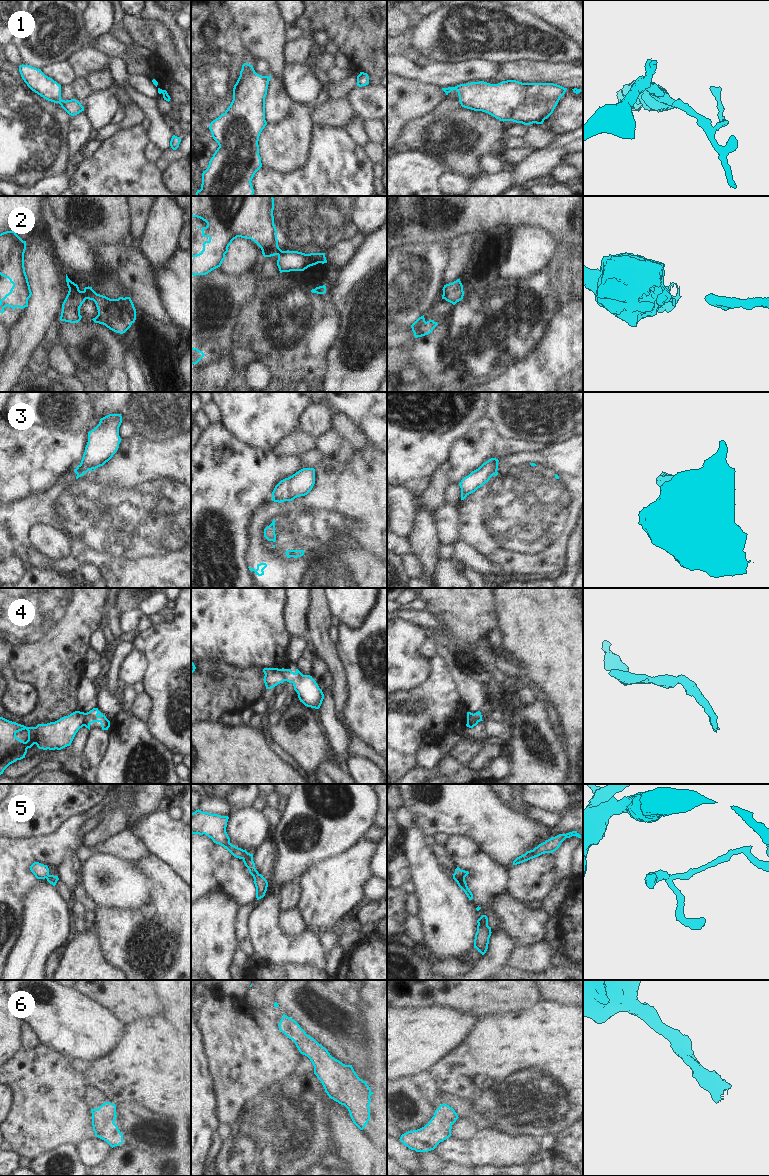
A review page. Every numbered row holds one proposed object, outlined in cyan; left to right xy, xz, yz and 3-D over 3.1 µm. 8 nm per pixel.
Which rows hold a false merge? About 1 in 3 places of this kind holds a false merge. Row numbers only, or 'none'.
2, 3, 4

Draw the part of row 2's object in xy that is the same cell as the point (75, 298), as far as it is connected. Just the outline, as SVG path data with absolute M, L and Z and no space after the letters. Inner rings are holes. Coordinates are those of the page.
M66 274L66 282L69 288L68 294L62 304L61 321L77 323L81 320L80 307L86 300L86 292L80 291L77 284L72 282Z

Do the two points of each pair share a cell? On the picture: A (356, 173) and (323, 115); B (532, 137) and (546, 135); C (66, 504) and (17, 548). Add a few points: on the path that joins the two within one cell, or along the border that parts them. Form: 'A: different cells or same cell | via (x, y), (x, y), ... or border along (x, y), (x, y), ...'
A: different cells | border along (314, 124), (344, 128)
B: same cell | via (535, 137), (543, 137)
C: same cell | via (55, 517), (34, 517), (20, 531)

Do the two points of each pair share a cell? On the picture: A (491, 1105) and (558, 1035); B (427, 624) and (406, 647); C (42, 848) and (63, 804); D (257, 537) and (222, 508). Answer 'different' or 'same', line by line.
A: same
B: different
C: different
D: different

